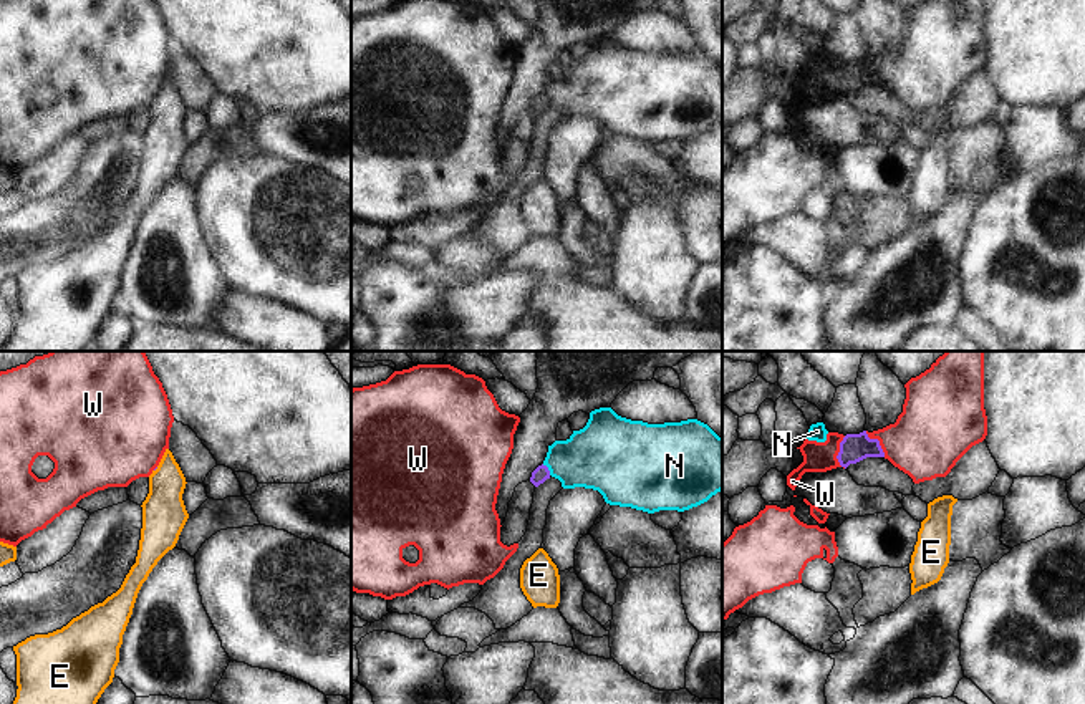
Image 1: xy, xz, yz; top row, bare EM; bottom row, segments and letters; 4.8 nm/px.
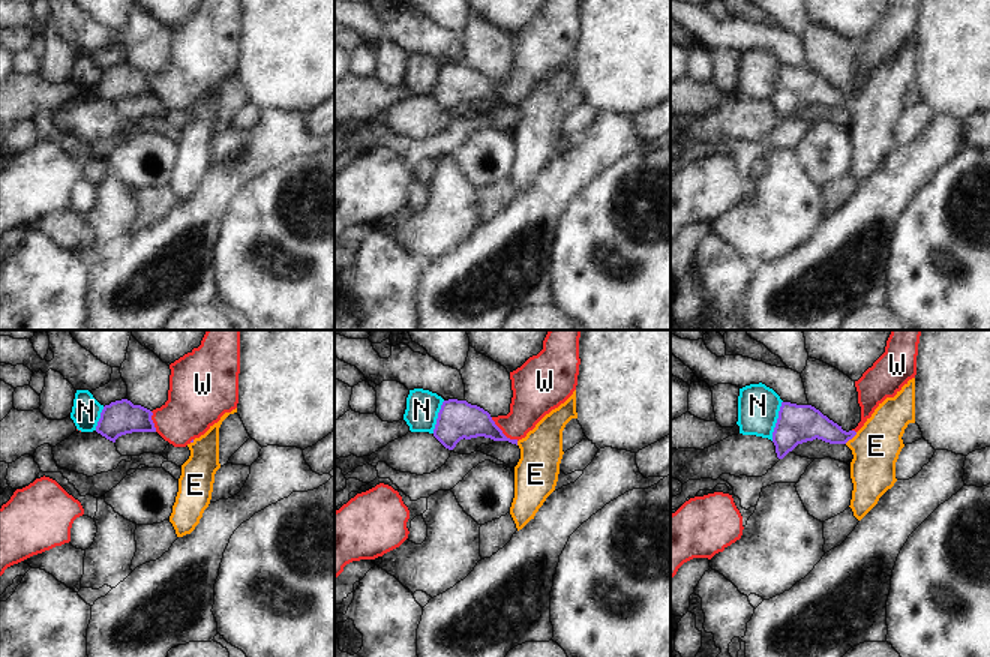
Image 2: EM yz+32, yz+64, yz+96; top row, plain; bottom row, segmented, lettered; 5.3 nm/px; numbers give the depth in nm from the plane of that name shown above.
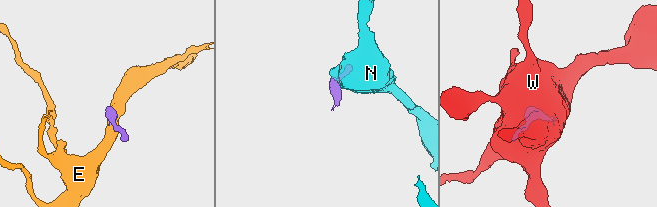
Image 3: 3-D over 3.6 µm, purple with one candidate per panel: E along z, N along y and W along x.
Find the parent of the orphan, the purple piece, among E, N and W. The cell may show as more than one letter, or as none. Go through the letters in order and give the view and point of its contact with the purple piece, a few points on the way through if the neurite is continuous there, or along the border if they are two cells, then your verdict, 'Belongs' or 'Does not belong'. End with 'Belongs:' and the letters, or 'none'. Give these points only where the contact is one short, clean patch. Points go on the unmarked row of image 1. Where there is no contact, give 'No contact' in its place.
E: No contact. Belongs
N: Touches purple at xz (547, 98). Boundary: xz (542, 93), (550, 103). Does not belong
W: Touches purple at yz (839, 81). Does not belong
Belongs: E

